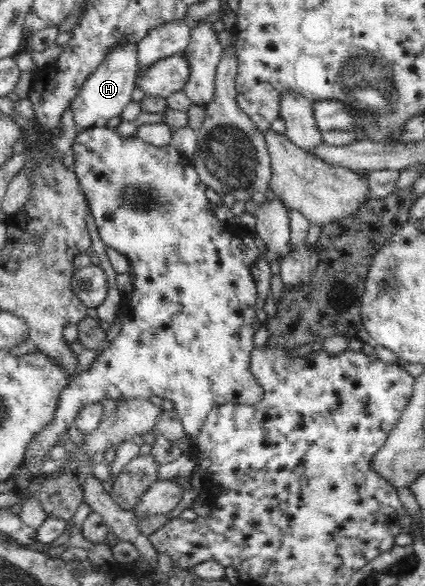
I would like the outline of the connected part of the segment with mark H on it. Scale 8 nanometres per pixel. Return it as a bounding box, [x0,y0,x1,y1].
[71,42,138,130]

